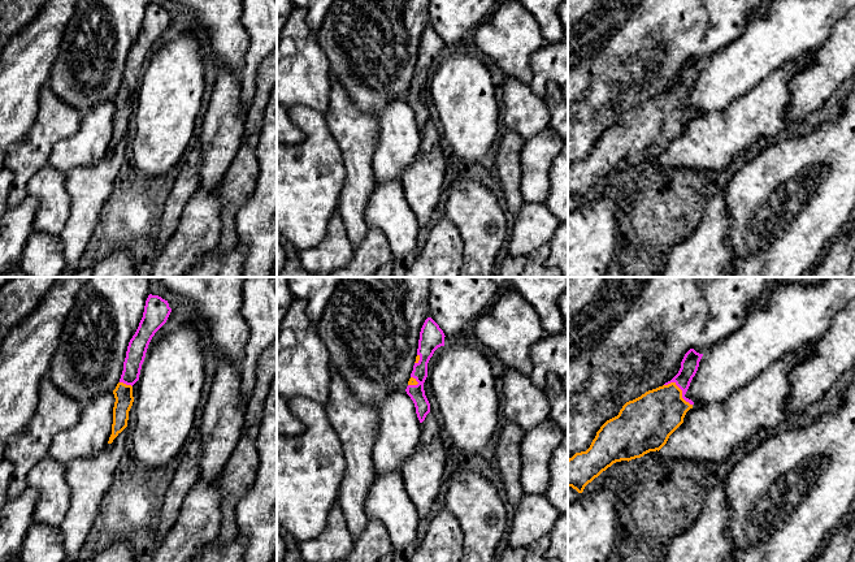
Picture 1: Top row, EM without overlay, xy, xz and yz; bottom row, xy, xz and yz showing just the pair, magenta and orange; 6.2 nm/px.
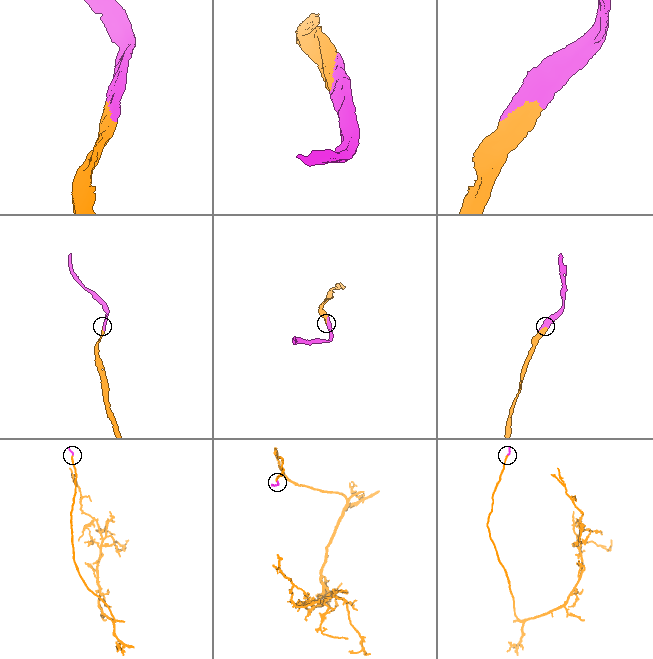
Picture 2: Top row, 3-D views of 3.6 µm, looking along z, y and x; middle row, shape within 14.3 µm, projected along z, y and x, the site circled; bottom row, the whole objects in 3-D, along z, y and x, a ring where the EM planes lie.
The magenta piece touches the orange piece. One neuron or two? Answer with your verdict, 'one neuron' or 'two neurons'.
one neuron

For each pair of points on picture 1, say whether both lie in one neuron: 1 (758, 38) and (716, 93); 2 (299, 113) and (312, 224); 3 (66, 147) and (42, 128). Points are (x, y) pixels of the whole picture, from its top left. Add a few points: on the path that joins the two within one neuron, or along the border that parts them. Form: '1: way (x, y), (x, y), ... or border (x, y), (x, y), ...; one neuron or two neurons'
1: way (754, 51), (725, 80); one neuron
2: way (312, 141), (312, 197); one neuron
3: border (81, 120), (81, 126), (53, 147), (47, 161); two neurons

